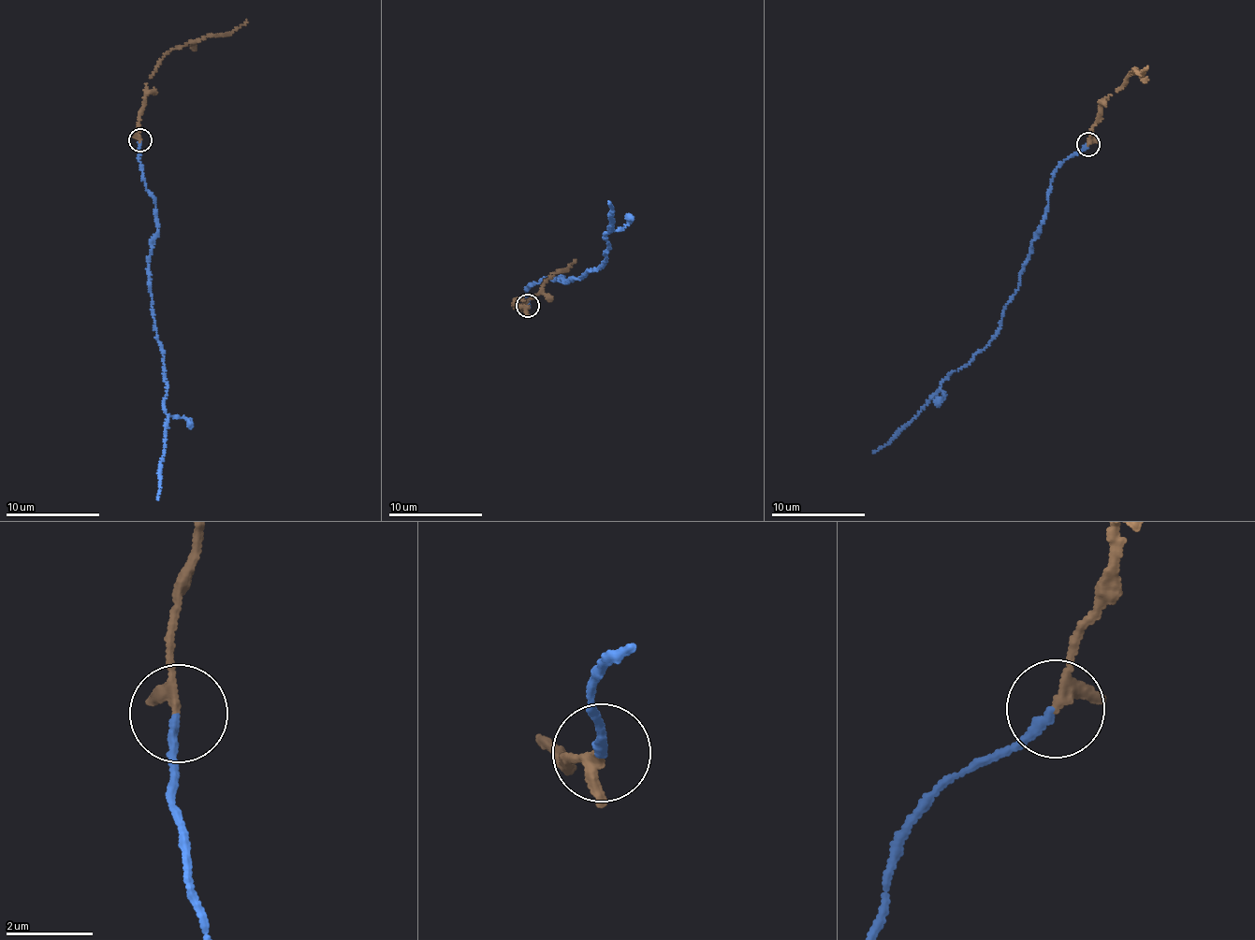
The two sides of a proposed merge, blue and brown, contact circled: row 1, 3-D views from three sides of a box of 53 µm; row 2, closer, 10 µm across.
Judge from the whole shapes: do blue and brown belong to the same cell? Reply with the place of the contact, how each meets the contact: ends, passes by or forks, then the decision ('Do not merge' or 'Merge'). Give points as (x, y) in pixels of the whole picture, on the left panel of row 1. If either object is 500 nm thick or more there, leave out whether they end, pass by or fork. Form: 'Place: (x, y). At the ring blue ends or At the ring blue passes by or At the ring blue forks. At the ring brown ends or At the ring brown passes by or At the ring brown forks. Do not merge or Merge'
Place: (140, 140). At the ring blue ends. At the ring brown passes by. Merge

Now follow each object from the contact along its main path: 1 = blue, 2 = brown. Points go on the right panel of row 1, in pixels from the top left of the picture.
1: (1087, 143), (1057, 169), (1043, 223), (989, 343), (948, 375), (905, 428), (872, 453)
2: (1087, 143), (1089, 129), (1101, 101), (1116, 92), (1130, 75), (1136, 74), (1135, 69), (1144, 76), (1147, 66)

